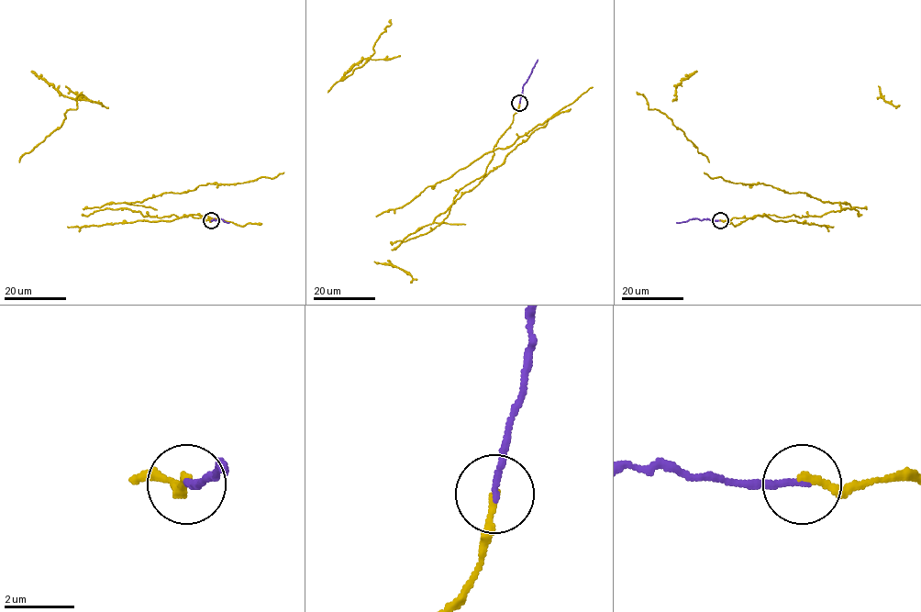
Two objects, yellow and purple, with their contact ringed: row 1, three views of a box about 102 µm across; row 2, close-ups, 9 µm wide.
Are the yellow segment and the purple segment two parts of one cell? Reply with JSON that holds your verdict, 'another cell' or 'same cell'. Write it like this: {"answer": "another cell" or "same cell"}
{"answer": "same cell"}

